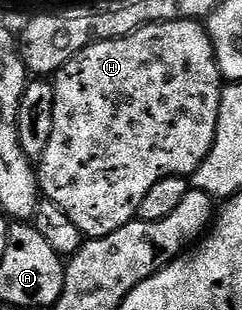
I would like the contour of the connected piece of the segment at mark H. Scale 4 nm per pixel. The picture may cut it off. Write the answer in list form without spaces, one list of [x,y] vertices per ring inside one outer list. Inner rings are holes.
[[[161,21],[155,25],[145,25],[139,31],[119,39],[118,41],[95,41],[55,77],[55,131],[51,131],[51,143],[47,143],[47,151],[39,162],[39,180],[42,194],[53,204],[67,211],[67,219],[79,227],[86,238],[106,237],[128,221],[137,217],[143,199],[147,199],[147,191],[159,183],[164,177],[189,177],[207,159],[217,138],[217,124],[221,114],[221,94],[223,78],[217,66],[217,56],[213,40],[209,37],[208,28],[199,21]]]

